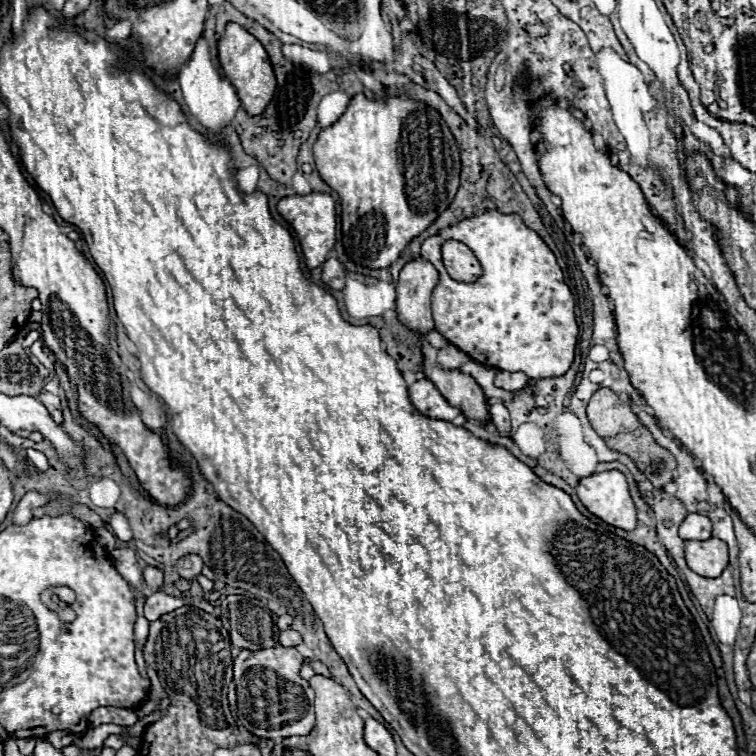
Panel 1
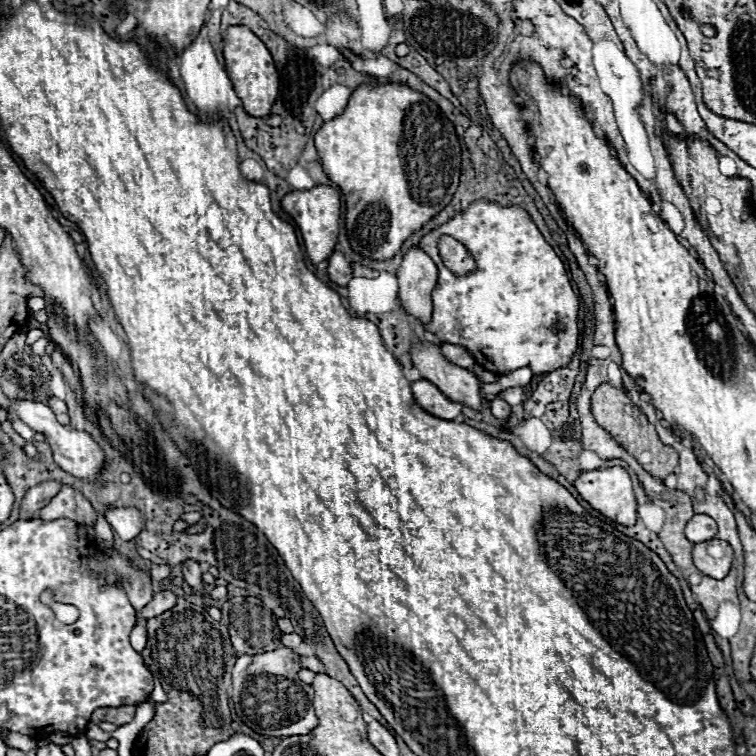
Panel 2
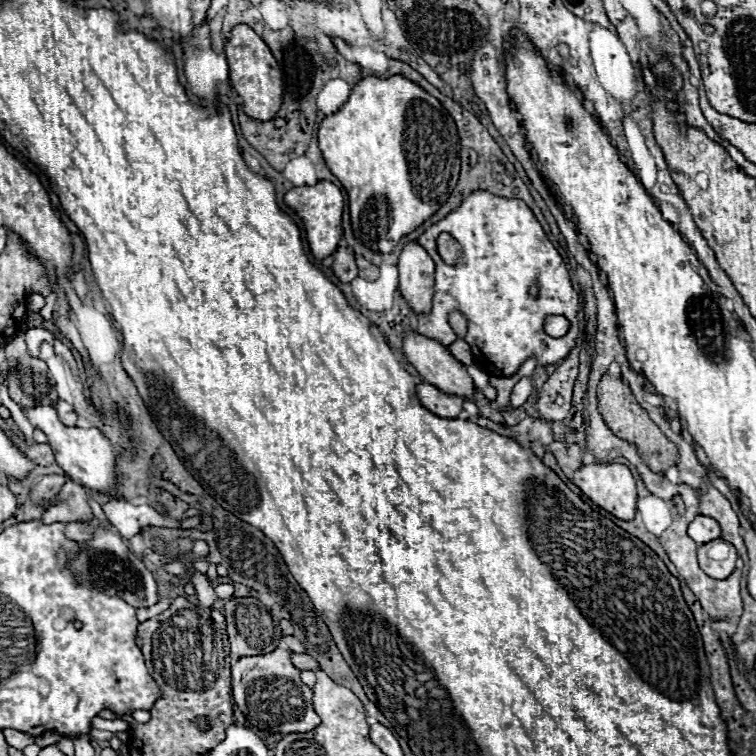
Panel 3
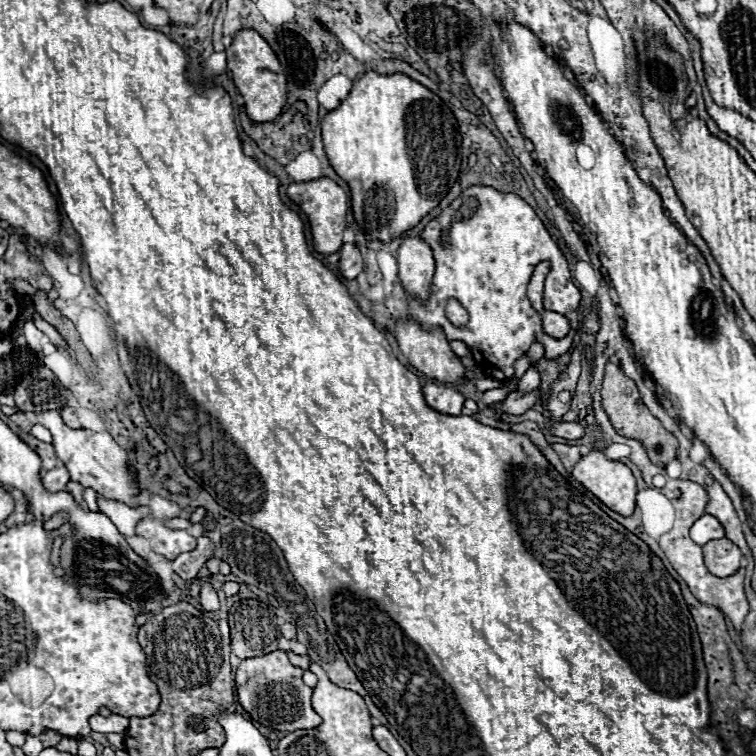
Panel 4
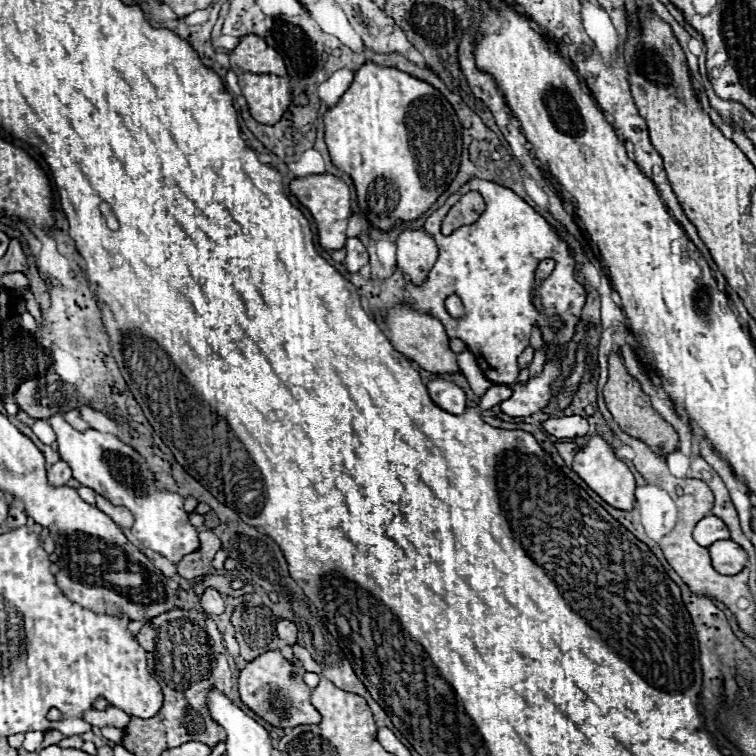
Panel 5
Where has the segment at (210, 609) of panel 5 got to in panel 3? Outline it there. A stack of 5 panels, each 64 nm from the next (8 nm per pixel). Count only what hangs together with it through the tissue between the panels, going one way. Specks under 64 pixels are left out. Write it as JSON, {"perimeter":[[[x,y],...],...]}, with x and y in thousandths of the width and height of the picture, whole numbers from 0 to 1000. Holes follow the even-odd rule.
{"perimeter":[[[254,757],[251,767],[254,767],[257,778],[259,778],[259,788],[262,788],[265,799],[272,802],[272,804],[283,804],[283,799],[286,799],[288,791],[286,791],[286,783],[283,783],[278,767],[270,759],[262,759],[262,757]]]}

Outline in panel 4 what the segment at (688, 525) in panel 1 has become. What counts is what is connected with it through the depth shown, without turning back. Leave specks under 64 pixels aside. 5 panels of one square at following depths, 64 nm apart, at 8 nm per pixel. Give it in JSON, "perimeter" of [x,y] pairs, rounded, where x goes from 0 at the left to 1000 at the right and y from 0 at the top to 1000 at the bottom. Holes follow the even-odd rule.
{"perimeter":[[[931,680],[931,683],[923,685],[923,688],[918,690],[918,696],[913,698],[913,709],[915,709],[915,714],[918,714],[921,720],[931,722],[931,720],[937,720],[939,714],[952,714],[952,712],[958,712],[960,704],[958,704],[958,696],[955,696],[944,683]]]}

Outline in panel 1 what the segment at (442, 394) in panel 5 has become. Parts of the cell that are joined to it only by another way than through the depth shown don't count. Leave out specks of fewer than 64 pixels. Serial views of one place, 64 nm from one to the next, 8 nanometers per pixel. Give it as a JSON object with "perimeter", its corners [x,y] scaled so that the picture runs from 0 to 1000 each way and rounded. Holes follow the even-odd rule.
{"perimeter":[[[553,503],[542,511],[542,529],[545,534],[569,553],[579,556],[598,556],[608,548],[603,537],[595,537],[587,524],[577,516],[577,511],[569,503]]]}

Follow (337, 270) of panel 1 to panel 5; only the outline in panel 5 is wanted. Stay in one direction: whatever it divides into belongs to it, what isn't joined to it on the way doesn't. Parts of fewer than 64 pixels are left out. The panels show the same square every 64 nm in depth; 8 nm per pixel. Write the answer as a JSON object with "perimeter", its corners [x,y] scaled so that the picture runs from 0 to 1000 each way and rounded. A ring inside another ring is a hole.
{"perimeter":[[[474,315],[458,317],[458,344],[455,347],[458,347],[460,360],[466,360],[466,362],[487,349],[487,333]]]}

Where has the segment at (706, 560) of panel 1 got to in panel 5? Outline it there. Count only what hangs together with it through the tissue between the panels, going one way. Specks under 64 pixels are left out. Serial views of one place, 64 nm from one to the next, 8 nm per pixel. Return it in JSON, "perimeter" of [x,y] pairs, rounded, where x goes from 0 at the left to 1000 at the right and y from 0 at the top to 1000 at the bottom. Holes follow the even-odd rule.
{"perimeter":[[[950,714],[937,722],[942,746],[950,757],[955,759],[976,759],[979,754],[987,751],[989,733],[981,722],[976,722],[968,714]]]}

